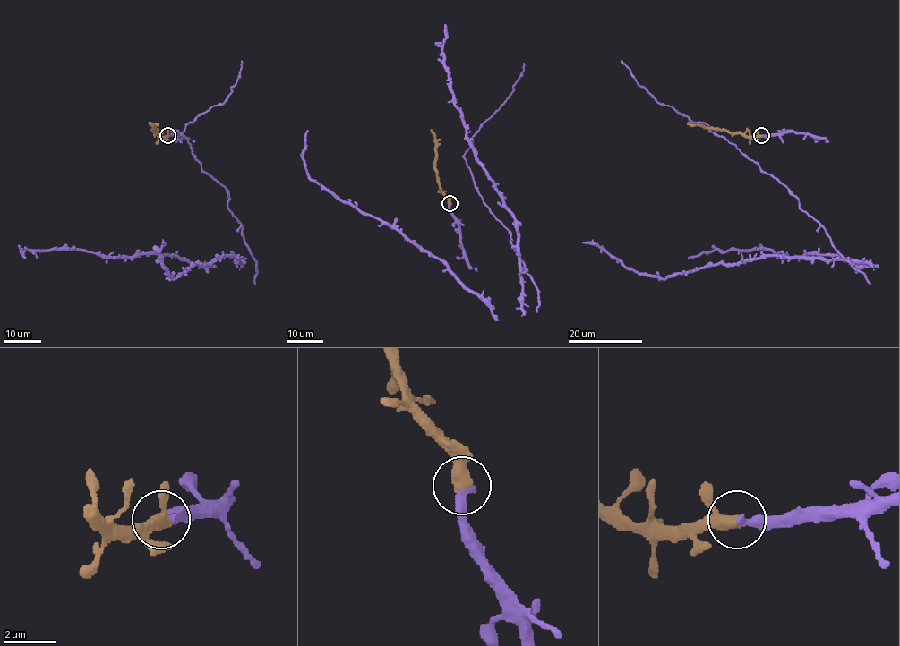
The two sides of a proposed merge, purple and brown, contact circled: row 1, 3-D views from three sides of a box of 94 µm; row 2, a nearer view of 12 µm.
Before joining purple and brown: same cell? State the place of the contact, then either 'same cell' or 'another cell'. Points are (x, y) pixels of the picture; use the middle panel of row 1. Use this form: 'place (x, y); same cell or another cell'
place (450, 203); same cell

